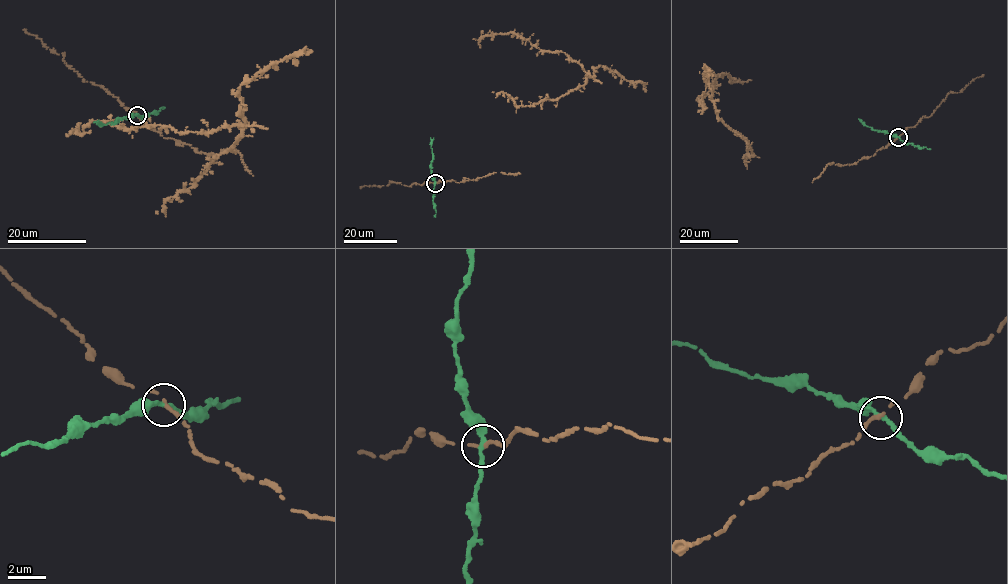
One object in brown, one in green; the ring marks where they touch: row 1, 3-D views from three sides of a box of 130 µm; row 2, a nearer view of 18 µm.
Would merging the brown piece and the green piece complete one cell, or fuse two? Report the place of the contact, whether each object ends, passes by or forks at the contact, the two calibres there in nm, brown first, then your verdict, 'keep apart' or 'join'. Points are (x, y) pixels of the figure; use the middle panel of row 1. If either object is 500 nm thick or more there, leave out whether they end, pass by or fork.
(435, 183) | brown ends | green passes by | 260/240 nm | keep apart

